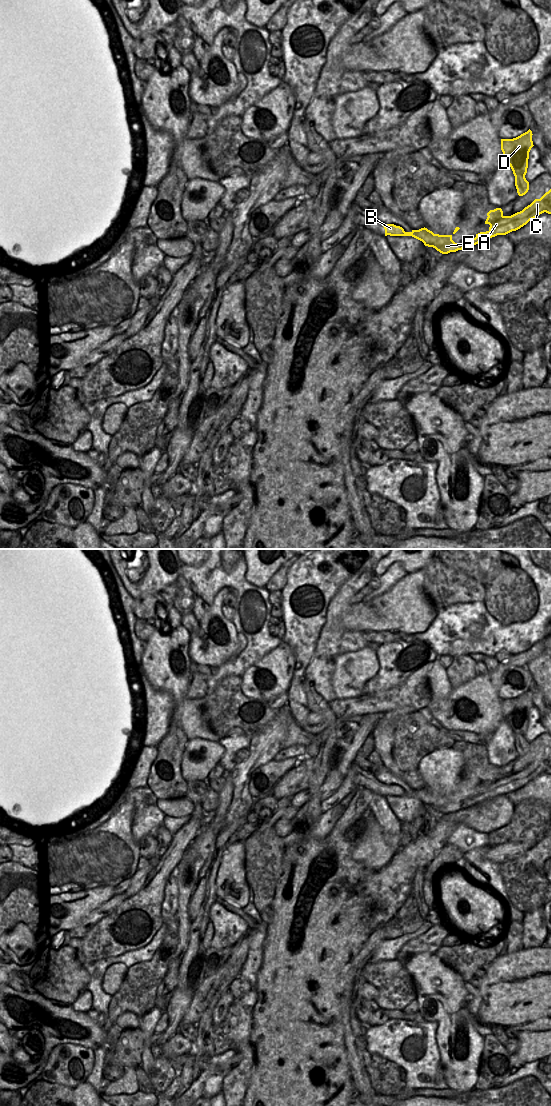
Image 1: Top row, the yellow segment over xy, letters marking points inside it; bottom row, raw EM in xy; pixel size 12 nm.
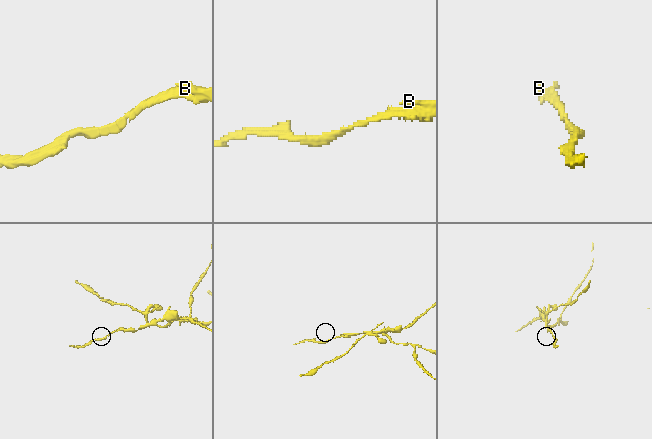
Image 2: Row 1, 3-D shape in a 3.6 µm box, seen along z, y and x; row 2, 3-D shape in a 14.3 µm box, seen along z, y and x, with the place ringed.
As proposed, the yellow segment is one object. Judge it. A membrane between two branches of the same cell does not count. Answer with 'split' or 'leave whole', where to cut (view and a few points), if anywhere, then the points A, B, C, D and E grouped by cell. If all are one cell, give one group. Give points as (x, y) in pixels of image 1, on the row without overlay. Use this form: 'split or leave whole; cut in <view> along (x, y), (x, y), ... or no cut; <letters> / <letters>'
split; cut in xy along (461, 803), (463, 807); A C D / B E

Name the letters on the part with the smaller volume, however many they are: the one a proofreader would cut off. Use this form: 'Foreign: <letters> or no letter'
Foreign: B, E

